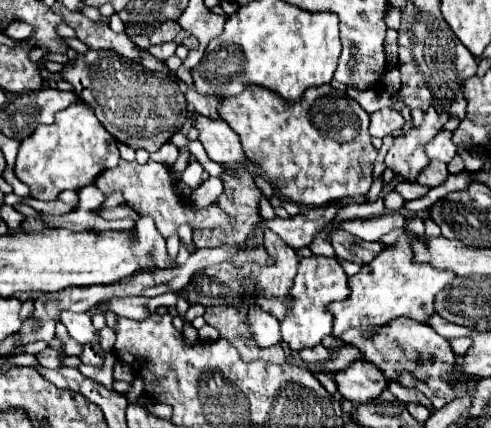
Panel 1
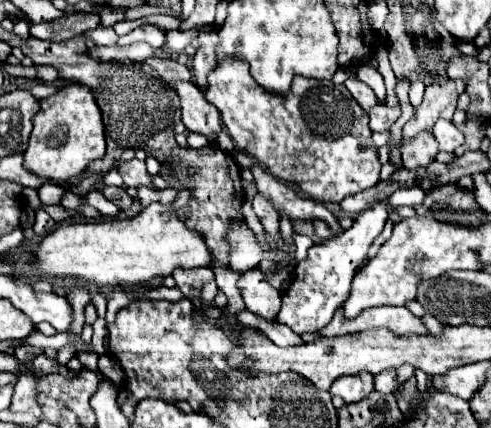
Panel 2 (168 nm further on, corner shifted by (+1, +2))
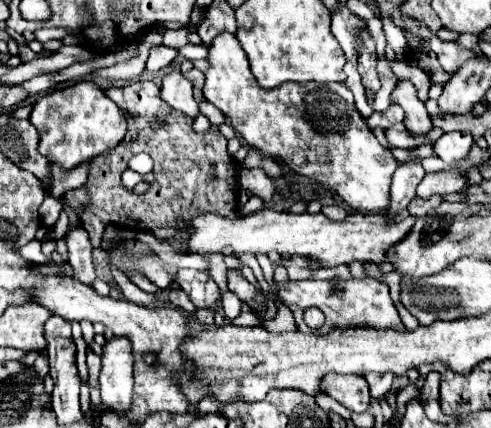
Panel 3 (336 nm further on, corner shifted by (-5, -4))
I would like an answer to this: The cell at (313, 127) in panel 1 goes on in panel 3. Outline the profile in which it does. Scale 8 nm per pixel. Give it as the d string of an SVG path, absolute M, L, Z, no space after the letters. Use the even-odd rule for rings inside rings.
M220 34L214 38L212 46L208 48L208 62L210 68L206 70L206 82L204 82L204 98L214 104L218 110L222 110L232 128L244 138L248 146L258 150L264 156L278 158L282 166L286 166L290 172L298 176L306 176L314 180L316 184L334 190L344 204L348 204L354 210L384 210L388 206L390 198L390 182L392 174L396 170L396 160L392 152L388 152L384 146L378 144L374 132L366 126L364 118L356 110L352 92L346 88L346 84L338 82L306 82L306 84L284 84L274 90L264 90L258 86L256 78L252 78L248 58L232 34Z

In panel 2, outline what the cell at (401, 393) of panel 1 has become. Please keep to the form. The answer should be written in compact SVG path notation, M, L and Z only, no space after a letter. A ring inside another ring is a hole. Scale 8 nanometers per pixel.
M384 370L378 376L374 376L374 388L378 392L382 392L382 394L392 394L394 390L398 390L394 370Z

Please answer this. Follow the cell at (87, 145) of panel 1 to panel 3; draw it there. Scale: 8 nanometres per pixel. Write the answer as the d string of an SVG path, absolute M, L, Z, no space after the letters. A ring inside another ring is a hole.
M86 80L44 94L34 104L30 120L40 134L40 154L44 154L52 164L60 164L64 170L76 168L82 162L112 150L126 134L126 118L120 108L94 82Z

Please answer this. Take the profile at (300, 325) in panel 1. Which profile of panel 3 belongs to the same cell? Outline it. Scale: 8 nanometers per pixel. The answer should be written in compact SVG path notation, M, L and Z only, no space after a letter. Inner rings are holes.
M418 160L414 162L400 162L390 188L390 214L398 214L406 210L410 200L416 196L416 186L424 178L424 168Z

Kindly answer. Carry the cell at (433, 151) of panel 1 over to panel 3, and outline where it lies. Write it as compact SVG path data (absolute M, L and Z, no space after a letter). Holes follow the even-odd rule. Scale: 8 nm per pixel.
M446 132L442 134L434 144L434 152L438 158L442 158L444 162L456 162L468 156L470 148L472 148L474 140L470 134L462 134L462 132Z

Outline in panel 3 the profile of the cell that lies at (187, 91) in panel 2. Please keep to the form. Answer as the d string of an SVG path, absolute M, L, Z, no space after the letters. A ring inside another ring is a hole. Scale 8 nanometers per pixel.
M170 72L164 76L160 96L174 110L180 110L190 118L196 118L200 114L198 102L192 96L192 84L180 72Z

